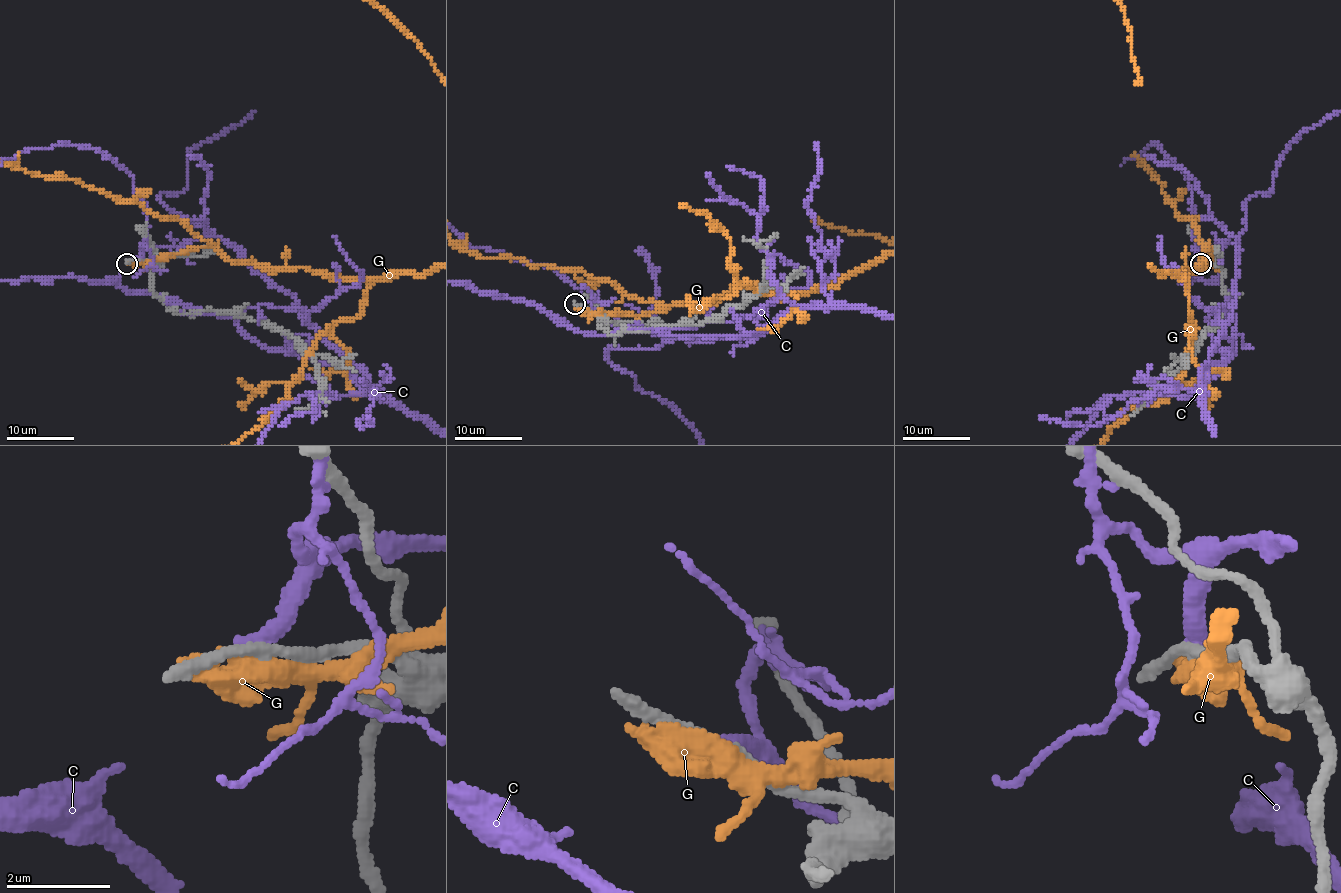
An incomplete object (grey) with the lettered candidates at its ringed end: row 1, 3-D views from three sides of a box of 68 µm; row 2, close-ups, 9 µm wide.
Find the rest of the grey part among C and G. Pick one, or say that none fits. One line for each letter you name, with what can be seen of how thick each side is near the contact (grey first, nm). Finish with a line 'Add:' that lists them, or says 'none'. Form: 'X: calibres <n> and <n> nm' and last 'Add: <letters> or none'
Add: none

